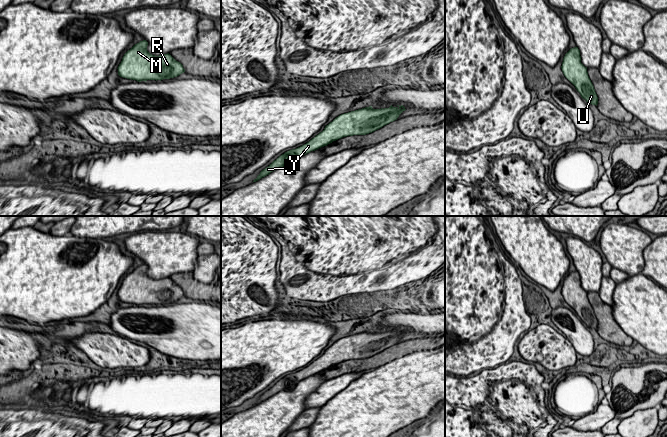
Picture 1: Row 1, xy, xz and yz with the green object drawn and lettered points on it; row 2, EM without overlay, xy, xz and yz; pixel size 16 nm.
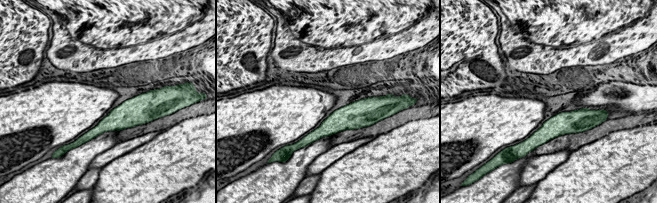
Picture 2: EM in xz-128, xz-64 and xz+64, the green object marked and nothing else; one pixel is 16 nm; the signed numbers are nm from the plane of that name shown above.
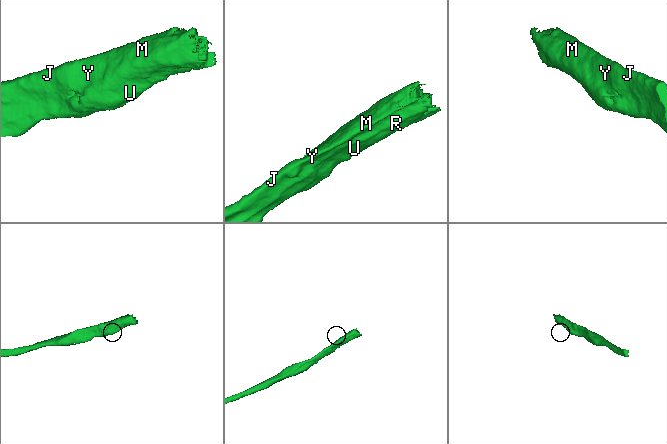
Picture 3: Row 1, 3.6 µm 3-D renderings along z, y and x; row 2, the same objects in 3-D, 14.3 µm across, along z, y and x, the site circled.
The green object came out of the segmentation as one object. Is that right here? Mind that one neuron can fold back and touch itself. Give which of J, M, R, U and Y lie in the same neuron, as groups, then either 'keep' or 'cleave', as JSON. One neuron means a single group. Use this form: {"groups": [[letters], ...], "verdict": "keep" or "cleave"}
{"groups": [["J", "M", "R", "U", "Y"]], "verdict": "keep"}

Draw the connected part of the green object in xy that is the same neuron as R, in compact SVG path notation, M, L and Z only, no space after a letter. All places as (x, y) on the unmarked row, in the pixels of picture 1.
M140 265L128 274L118 290L118 299L138 306L163 304L185 296L183 289L169 277L155 280L147 275L148 266Z

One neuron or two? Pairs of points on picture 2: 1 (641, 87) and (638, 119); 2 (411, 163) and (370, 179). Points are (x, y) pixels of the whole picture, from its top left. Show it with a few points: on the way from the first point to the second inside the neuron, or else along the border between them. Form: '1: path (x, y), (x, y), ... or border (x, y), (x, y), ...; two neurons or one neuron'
1: border (637, 112), (634, 114); two neurons
2: path (401, 163), (394, 163), (380, 171); one neuron

